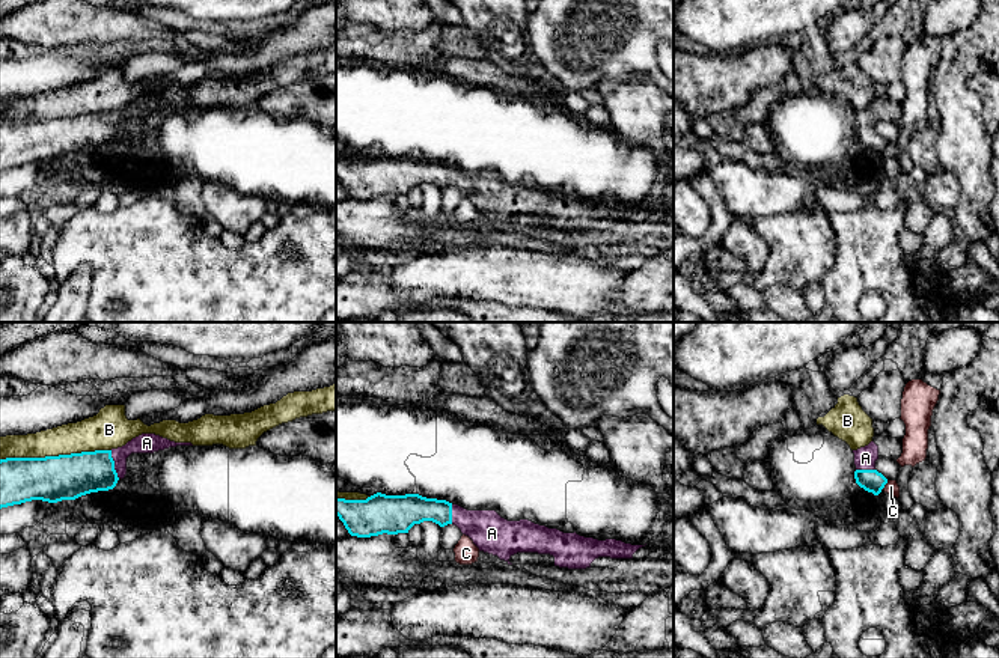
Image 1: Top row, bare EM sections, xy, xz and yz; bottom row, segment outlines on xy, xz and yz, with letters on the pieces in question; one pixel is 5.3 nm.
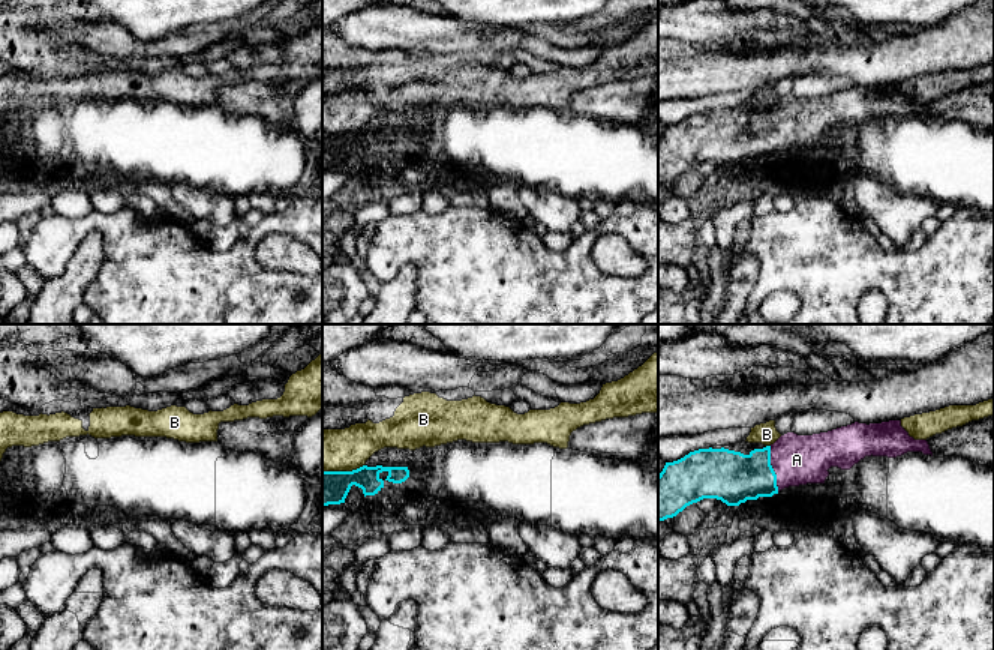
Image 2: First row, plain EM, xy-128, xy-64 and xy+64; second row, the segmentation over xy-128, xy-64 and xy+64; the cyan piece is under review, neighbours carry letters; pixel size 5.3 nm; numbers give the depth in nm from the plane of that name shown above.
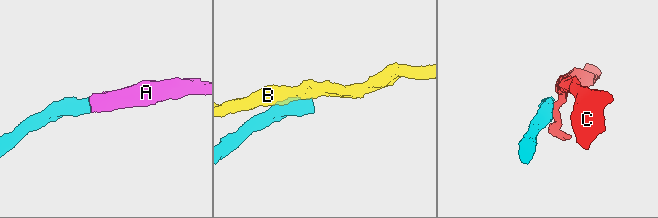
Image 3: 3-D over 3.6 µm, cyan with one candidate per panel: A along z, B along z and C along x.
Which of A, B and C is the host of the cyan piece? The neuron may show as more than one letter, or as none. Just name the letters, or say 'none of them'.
A

